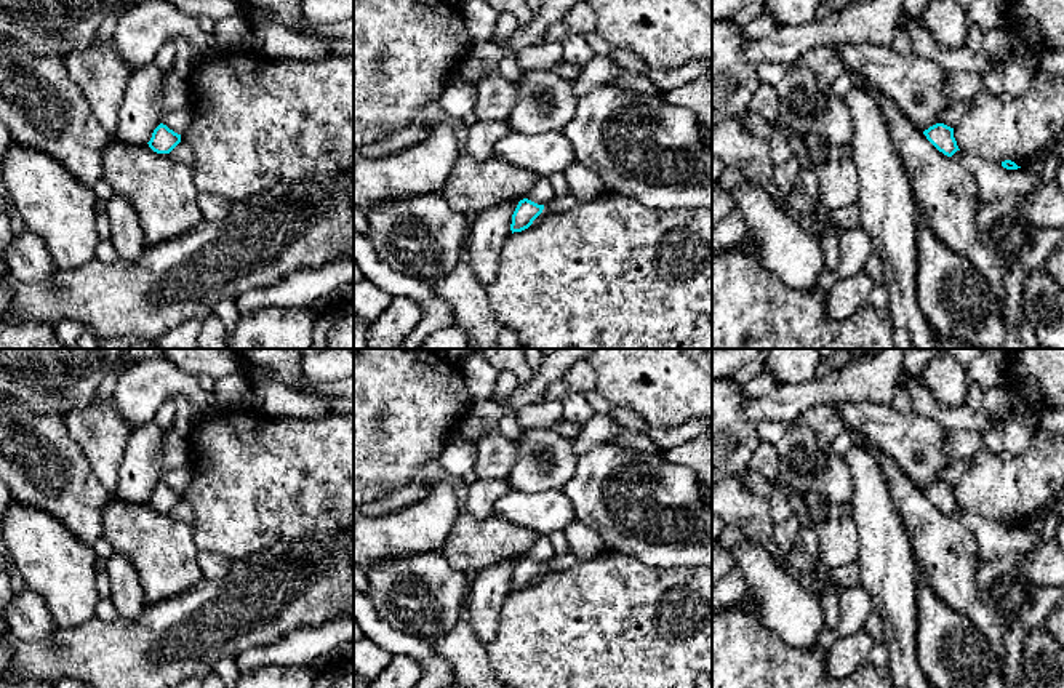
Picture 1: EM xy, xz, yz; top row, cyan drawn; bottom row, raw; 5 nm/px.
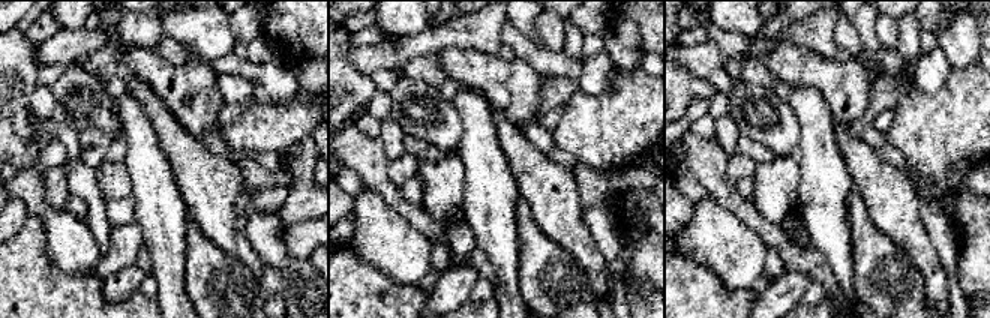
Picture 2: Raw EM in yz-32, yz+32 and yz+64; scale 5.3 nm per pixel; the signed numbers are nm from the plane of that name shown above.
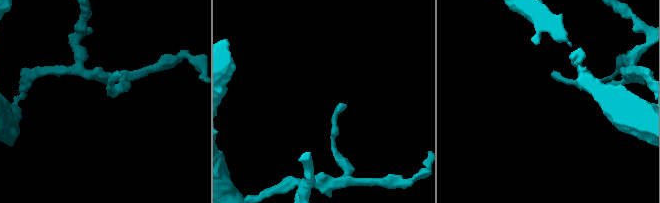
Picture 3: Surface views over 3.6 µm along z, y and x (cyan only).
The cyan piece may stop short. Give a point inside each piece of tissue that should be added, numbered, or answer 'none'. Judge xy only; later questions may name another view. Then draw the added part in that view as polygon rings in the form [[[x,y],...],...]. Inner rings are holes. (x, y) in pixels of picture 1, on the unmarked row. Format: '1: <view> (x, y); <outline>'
none

